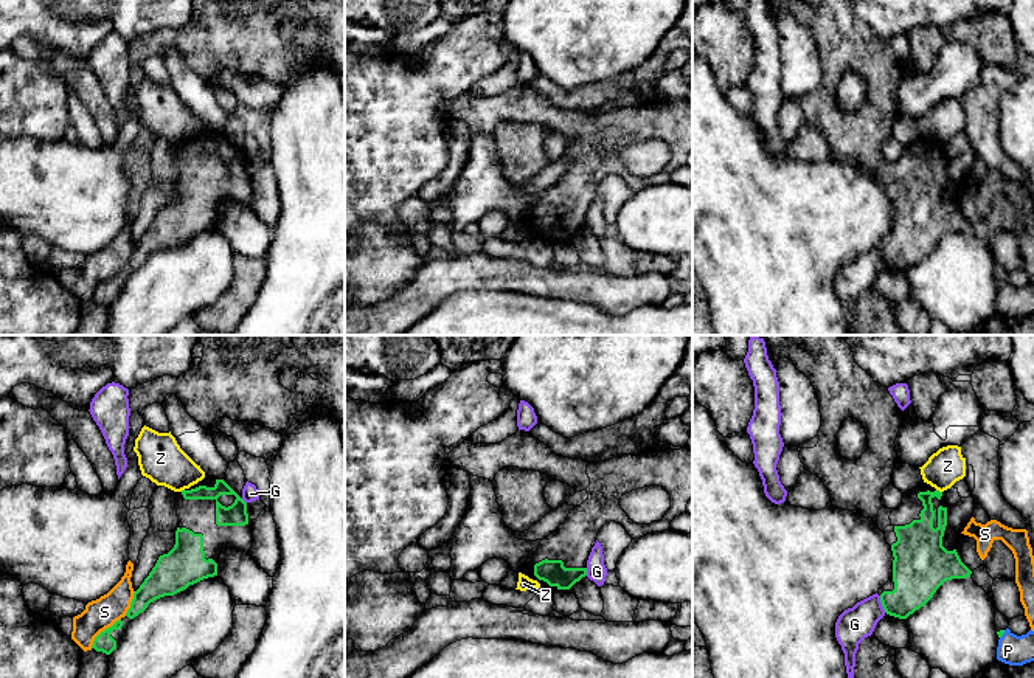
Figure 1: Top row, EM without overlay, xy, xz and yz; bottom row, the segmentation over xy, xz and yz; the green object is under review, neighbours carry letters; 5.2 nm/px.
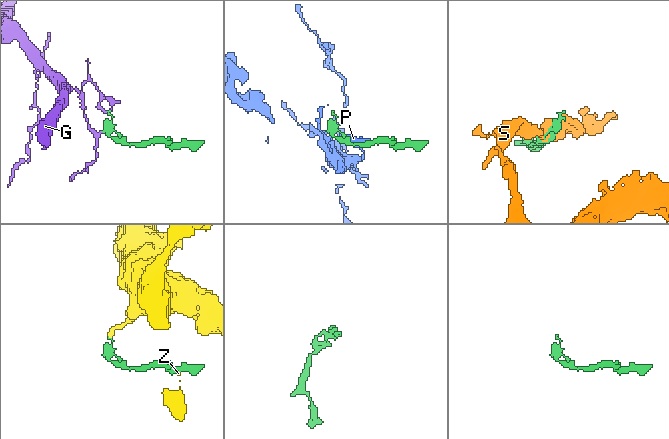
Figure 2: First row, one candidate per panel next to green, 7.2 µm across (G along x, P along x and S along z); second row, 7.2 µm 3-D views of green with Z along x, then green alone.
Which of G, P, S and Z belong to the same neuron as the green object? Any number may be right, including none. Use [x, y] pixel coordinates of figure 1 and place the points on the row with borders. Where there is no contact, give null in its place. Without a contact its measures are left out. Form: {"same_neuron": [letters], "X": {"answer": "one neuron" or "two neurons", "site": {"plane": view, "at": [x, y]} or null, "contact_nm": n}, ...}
{"same_neuron": [], "G": {"answer": "two neurons", "site": {"plane": "yz", "at": [882, 604]}, "contact_nm": 90}, "P": {"answer": "two neurons", "site": {"plane": "yz", "at": [1002, 635]}, "contact_nm": 50}, "S": {"answer": "two neurons", "site": {"plane": "xy", "at": [104, 630]}, "contact_nm": 220}, "Z": {"answer": "two neurons", "site": {"plane": "yz", "at": [938, 491]}, "contact_nm": 40}}

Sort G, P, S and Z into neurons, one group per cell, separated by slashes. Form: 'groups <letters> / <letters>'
groups G / P / S / Z

